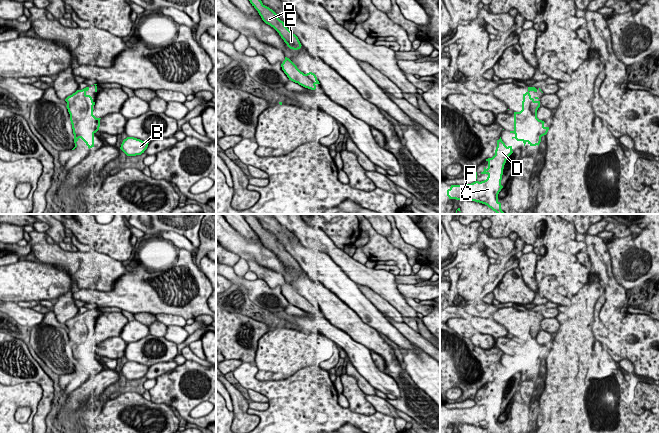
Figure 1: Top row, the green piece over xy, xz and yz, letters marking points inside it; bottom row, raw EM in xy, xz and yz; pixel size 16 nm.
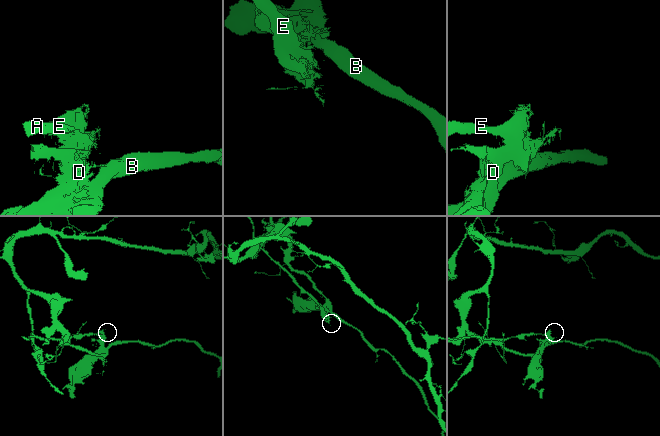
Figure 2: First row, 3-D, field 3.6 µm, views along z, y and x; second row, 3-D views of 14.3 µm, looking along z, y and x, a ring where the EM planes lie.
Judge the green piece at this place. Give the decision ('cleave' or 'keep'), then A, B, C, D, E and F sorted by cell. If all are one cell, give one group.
cleave; groups A E / B C D F

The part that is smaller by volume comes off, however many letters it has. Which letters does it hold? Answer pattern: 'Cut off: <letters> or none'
Cut off: A, E

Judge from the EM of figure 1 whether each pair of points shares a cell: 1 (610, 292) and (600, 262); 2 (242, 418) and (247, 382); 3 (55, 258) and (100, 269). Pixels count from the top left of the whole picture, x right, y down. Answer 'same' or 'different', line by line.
1: same
2: different
3: same

